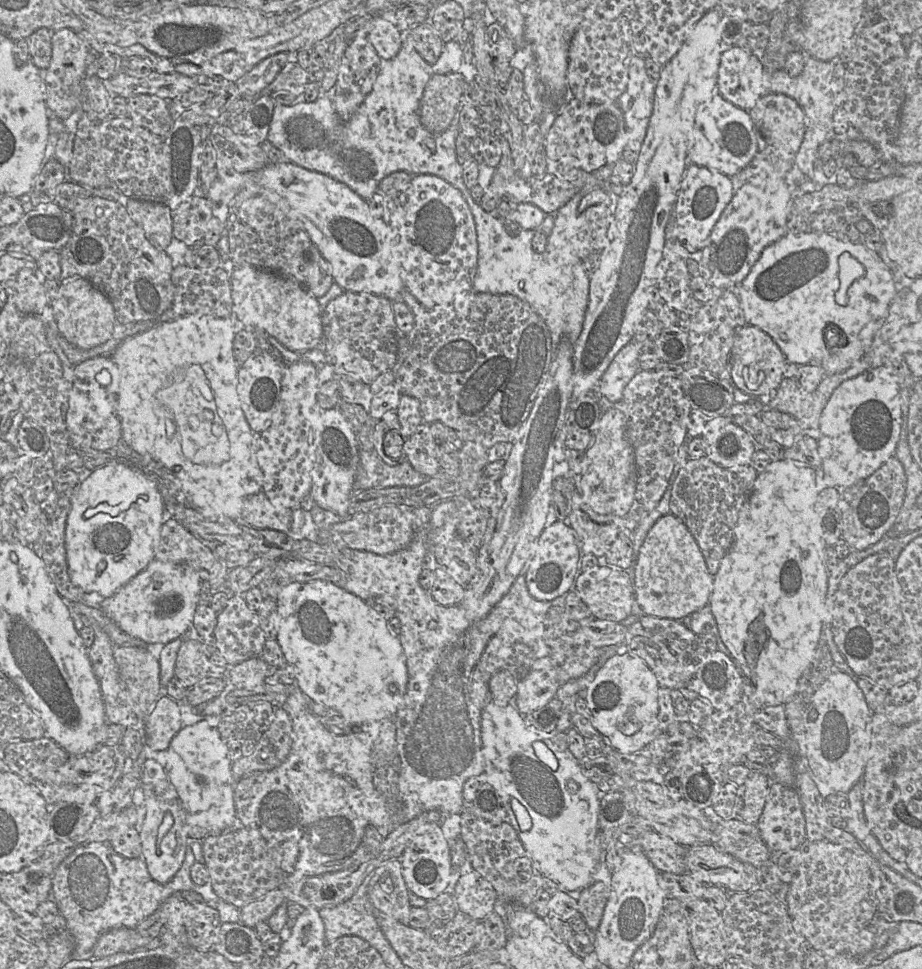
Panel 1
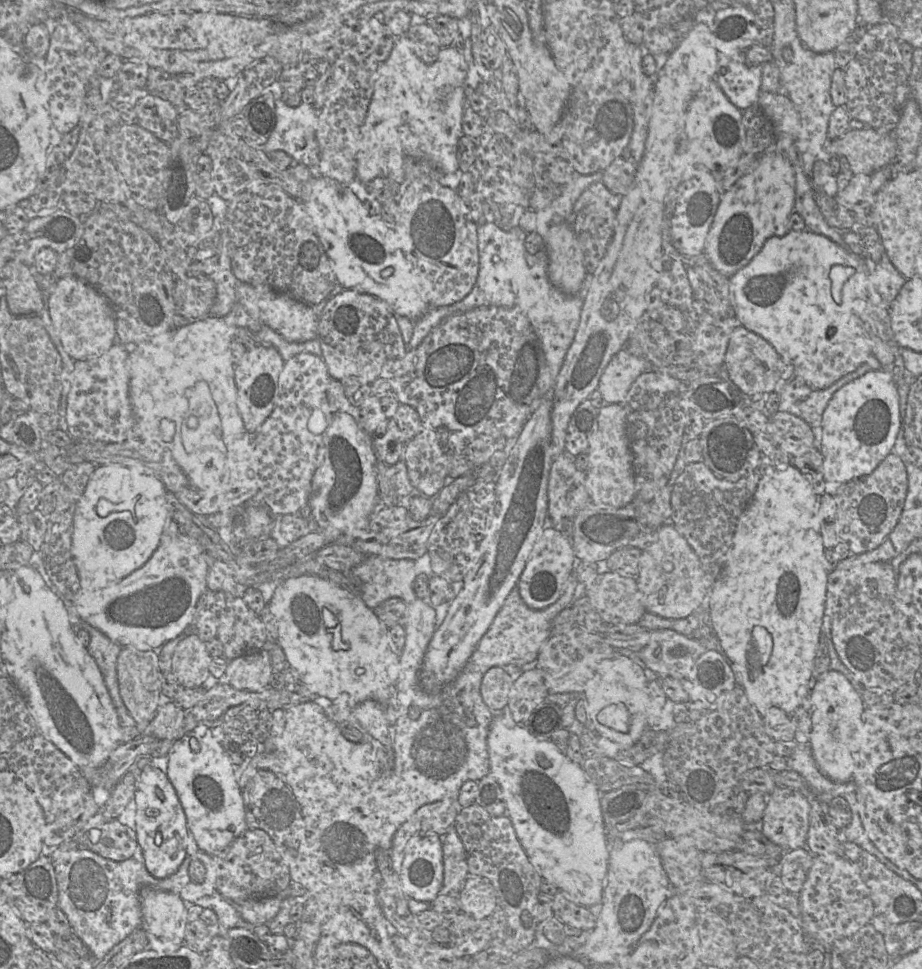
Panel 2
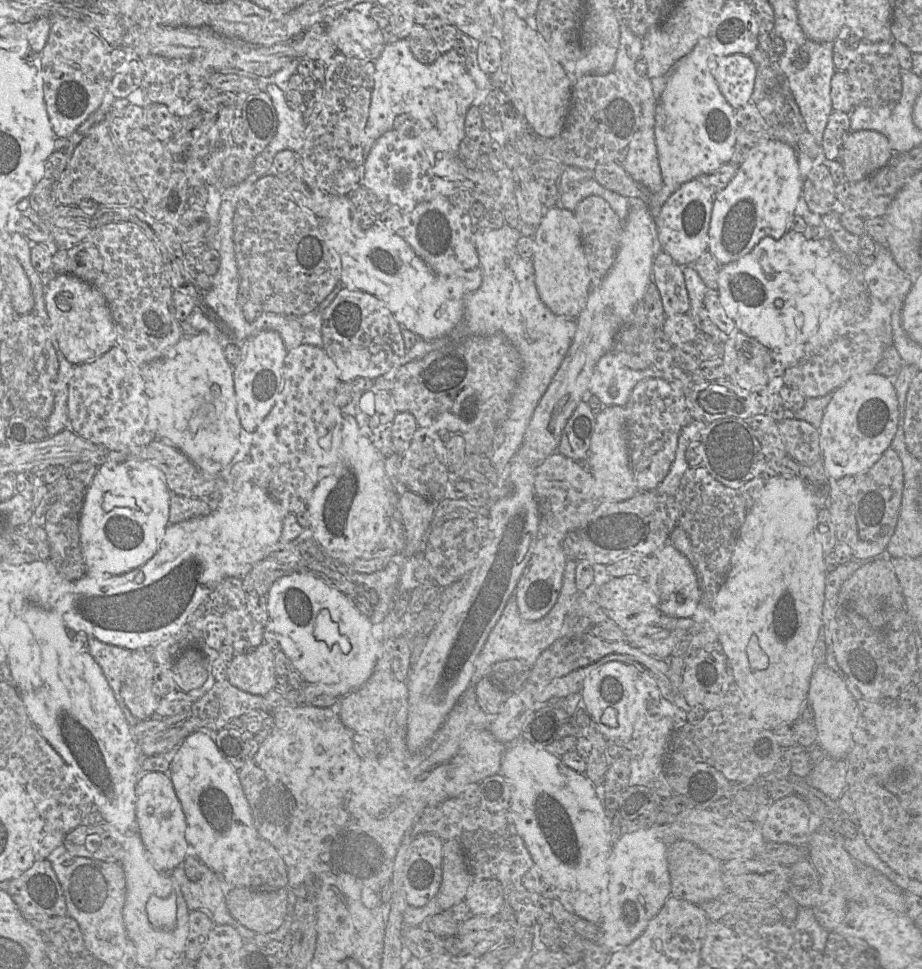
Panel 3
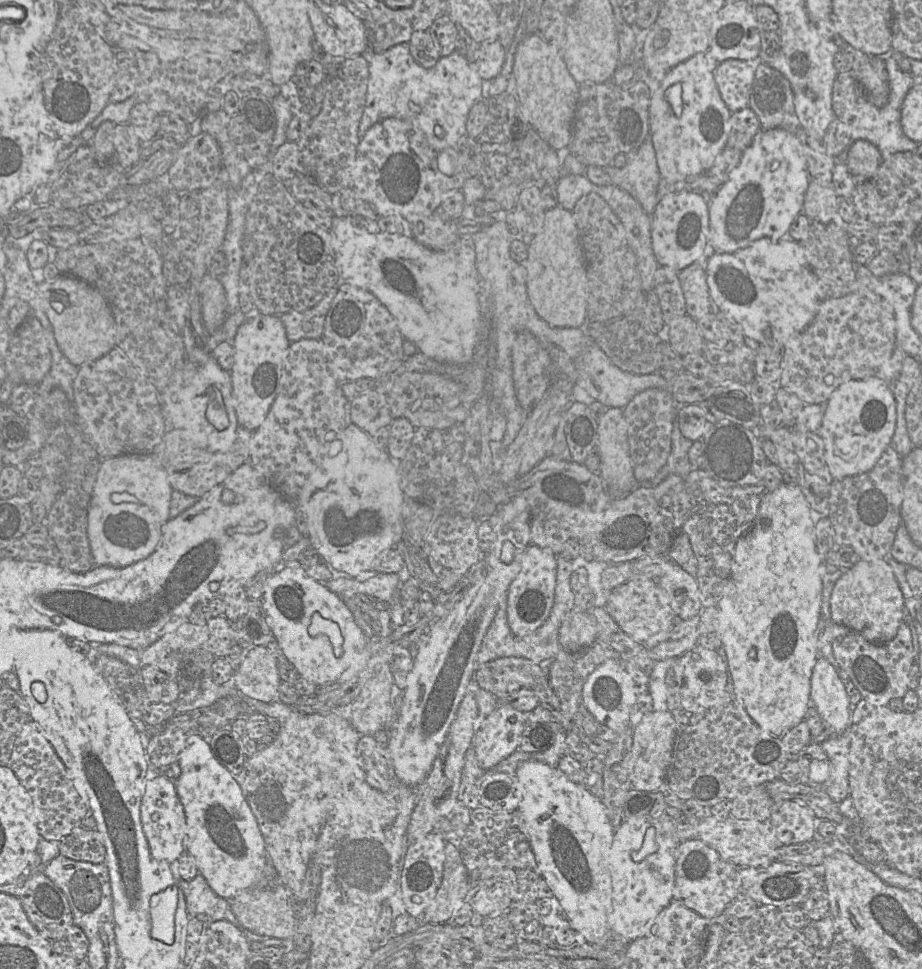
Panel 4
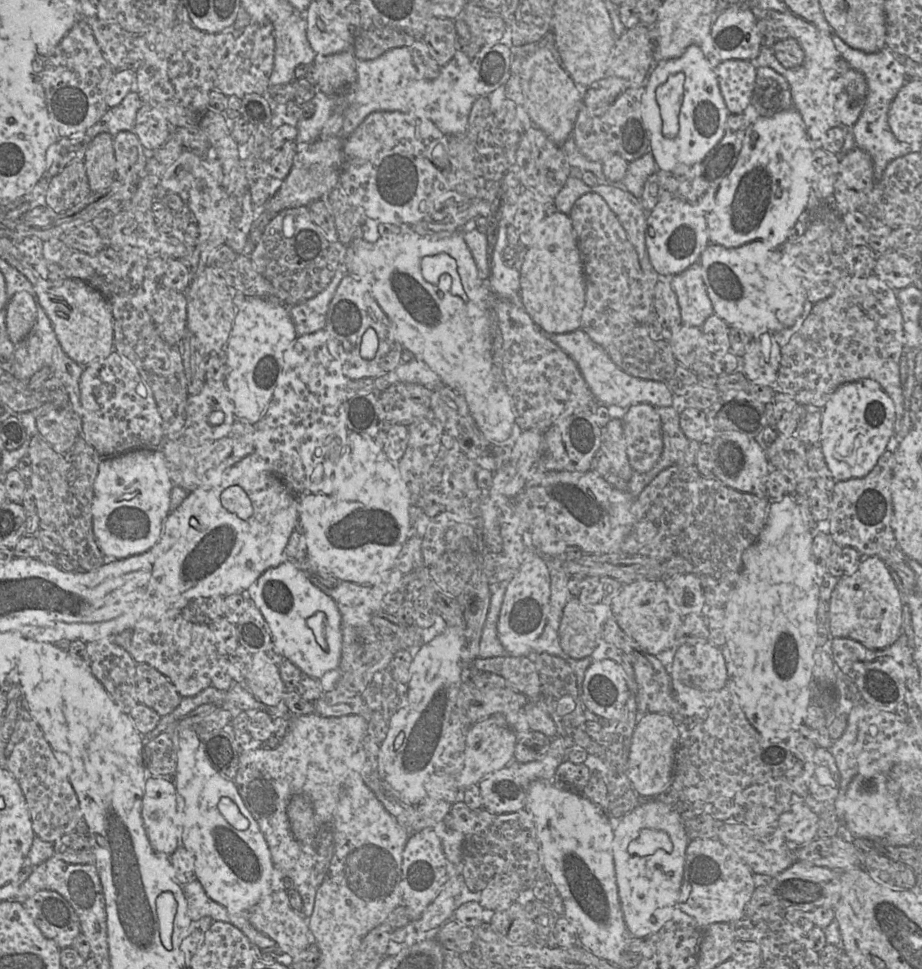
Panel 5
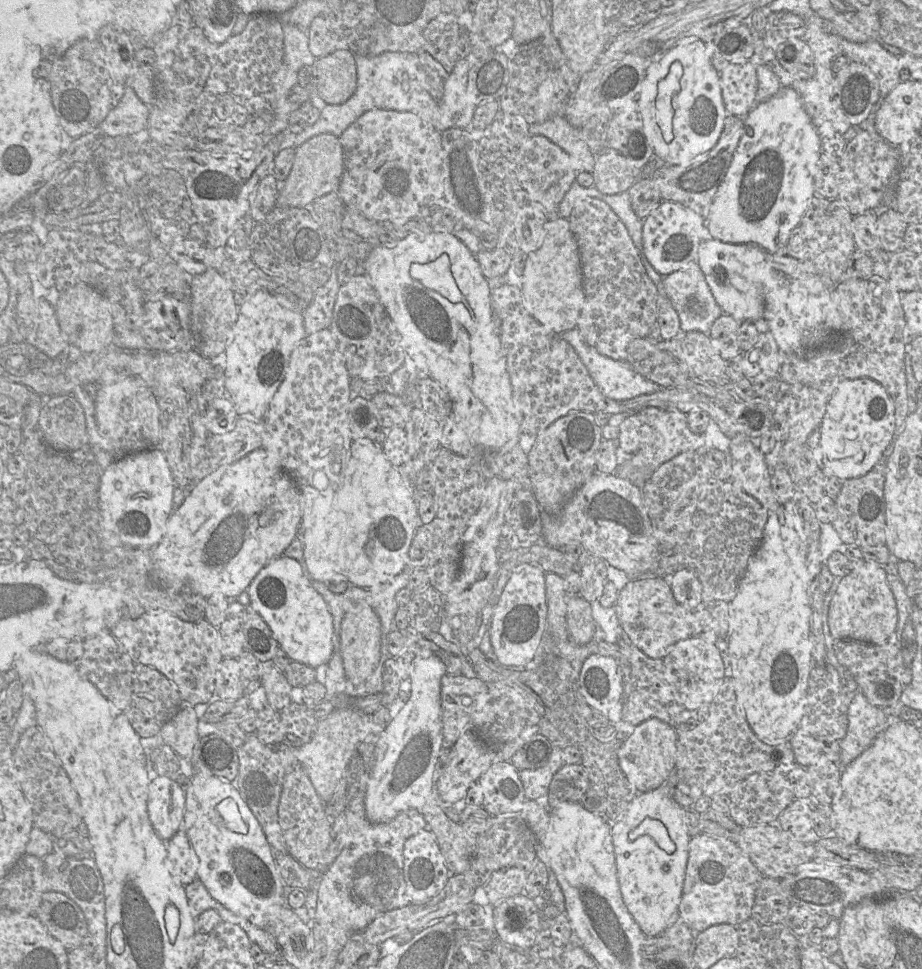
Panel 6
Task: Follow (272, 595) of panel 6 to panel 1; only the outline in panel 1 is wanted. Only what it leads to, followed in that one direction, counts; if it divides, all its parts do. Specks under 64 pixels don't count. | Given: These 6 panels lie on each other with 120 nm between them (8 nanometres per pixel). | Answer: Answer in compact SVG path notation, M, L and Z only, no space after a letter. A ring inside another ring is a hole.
M326 581L291 583L276 602L276 641L294 669L295 685L309 699L336 710L352 726L395 717L407 689L408 672L400 638L390 632L386 619L368 602Z

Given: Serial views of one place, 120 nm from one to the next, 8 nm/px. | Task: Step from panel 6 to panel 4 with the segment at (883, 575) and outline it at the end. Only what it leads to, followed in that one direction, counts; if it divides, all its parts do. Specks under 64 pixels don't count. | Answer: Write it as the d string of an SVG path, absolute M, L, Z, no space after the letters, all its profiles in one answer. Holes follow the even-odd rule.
M859 559L849 570L844 571L836 581L830 598L832 621L858 632L869 642L885 643L893 639L901 623L905 622L905 599L890 565L884 559Z

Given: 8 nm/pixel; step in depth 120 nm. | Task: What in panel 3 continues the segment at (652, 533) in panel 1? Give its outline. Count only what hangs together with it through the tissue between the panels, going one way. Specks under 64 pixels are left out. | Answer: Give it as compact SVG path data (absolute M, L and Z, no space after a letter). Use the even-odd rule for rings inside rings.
M667 543L652 557L652 570L646 580L657 599L657 607L662 615L674 618L689 618L700 603L700 589L695 572L688 559Z

